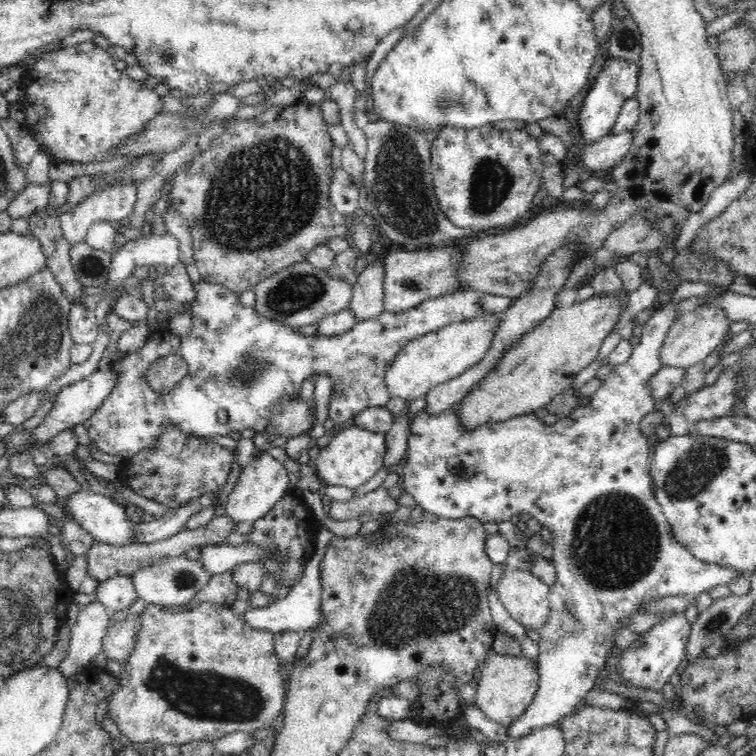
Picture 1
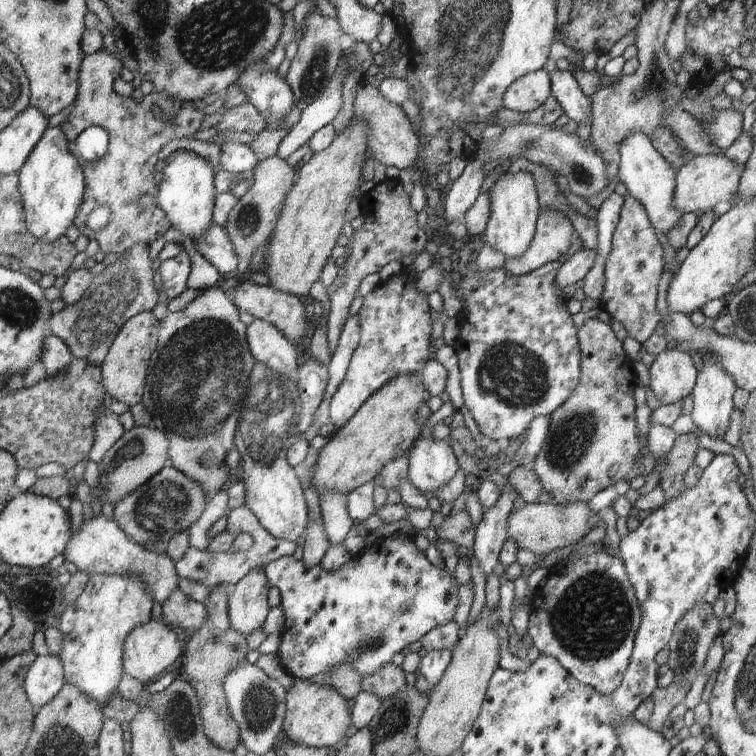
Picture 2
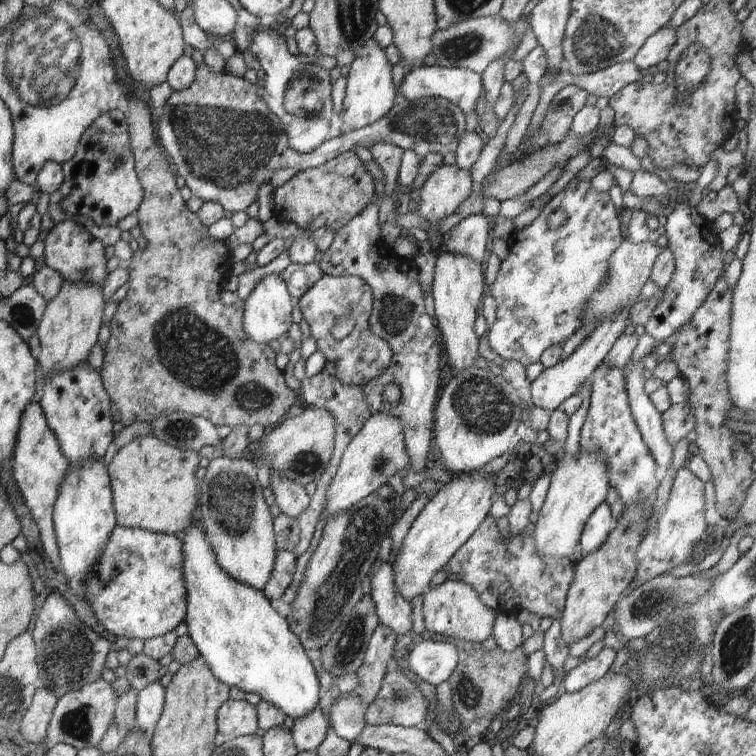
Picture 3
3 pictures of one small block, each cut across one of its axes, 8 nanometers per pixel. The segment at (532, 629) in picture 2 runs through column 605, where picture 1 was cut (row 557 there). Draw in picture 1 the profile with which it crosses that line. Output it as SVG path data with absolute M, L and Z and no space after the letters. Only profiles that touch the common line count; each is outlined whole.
M662 302L654 308L654 312L649 317L646 324L643 325L639 343L633 347L630 358L620 365L609 365L610 374L606 376L606 380L602 383L600 389L591 396L589 403L581 404L568 416L556 422L556 424L544 424L538 418L535 412L526 414L526 416L516 416L510 418L506 422L494 422L494 424L484 424L482 428L476 428L474 431L466 431L461 426L460 416L457 414L458 404L448 412L443 414L427 414L424 411L418 412L411 424L410 437L408 438L408 451L405 456L403 465L404 482L403 487L407 492L412 494L416 504L418 503L426 512L430 512L438 517L460 519L464 517L473 517L483 523L495 523L499 525L504 521L510 521L513 516L519 516L522 513L535 518L540 525L545 525L552 533L553 560L557 570L555 583L549 588L550 612L546 624L539 630L541 635L539 641L539 686L536 696L532 699L530 706L519 716L509 727L505 728L512 738L522 738L528 736L530 732L543 726L558 725L562 718L566 718L580 704L580 700L594 689L594 682L598 678L600 671L604 669L607 660L614 650L614 634L626 626L626 618L630 614L639 612L640 604L646 604L646 600L658 600L658 598L672 598L672 596L686 596L691 598L697 597L702 592L707 592L711 588L719 584L726 584L735 576L740 576L739 572L720 566L719 564L708 564L707 561L698 560L687 548L684 548L675 538L672 528L663 514L660 503L656 501L654 496L654 477L650 472L651 468L651 447L648 446L647 438L640 430L640 422L642 419L652 412L656 411L656 402L653 395L649 392L648 384L651 377L657 374L663 367L660 360L660 351L662 344L666 338L670 326L674 324L674 320L678 318L678 310L674 303Z

